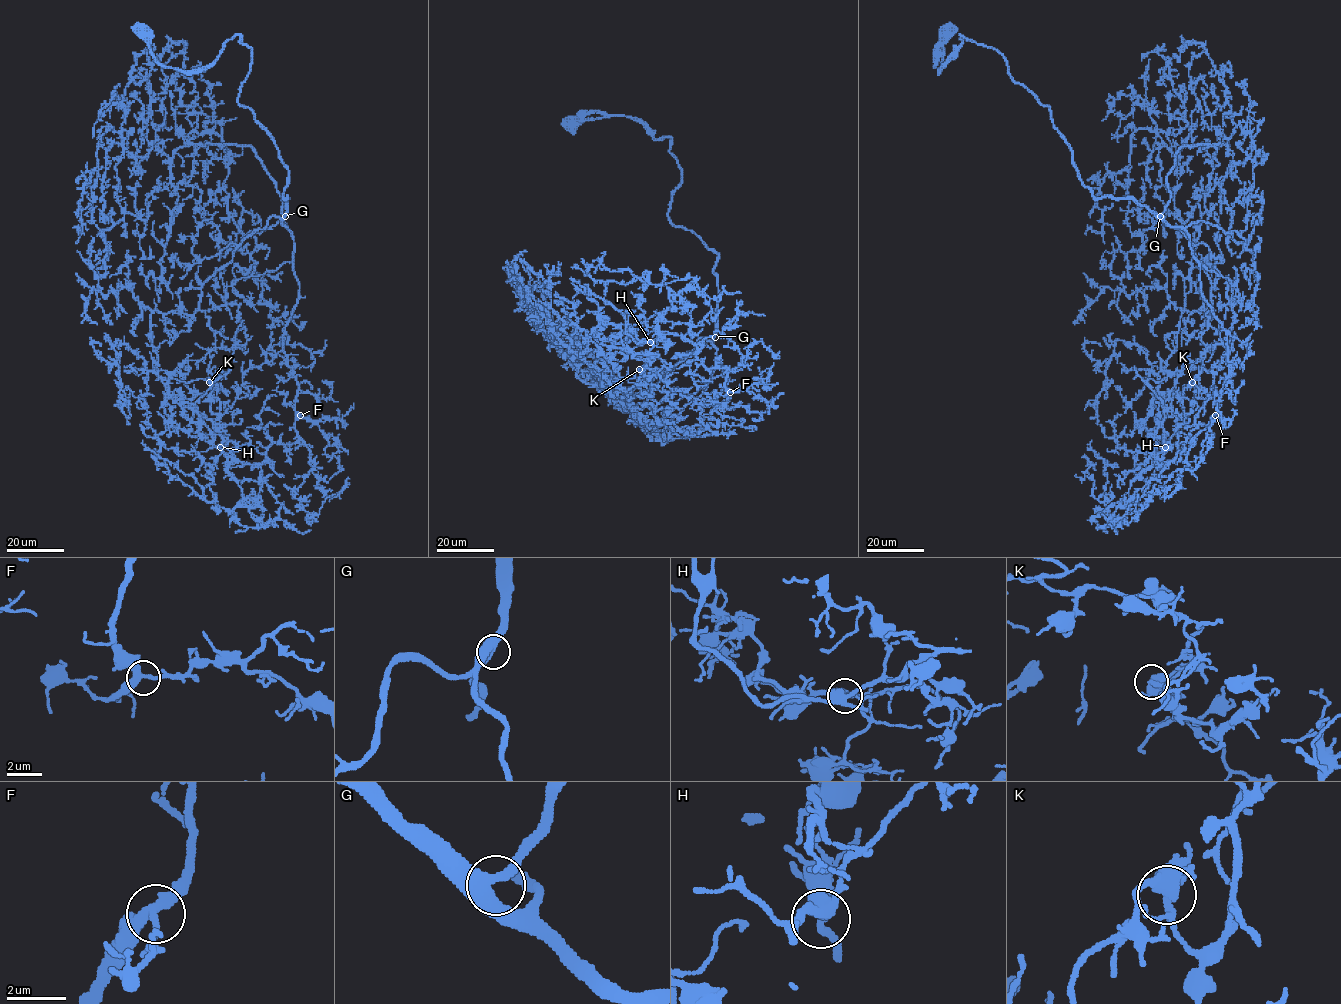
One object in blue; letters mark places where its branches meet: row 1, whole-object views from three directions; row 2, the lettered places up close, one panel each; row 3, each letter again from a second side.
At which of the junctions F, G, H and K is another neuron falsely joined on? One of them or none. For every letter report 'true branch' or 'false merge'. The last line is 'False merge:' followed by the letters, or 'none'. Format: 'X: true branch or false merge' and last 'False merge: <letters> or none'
F: true branch
G: true branch
H: true branch
K: false merge
False merge: K

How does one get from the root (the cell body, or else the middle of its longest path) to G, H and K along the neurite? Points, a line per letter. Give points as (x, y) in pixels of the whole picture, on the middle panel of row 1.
G: (571, 121), (623, 115), (655, 139), (670, 138), (681, 183), (668, 218), (718, 255), (715, 337)
H: (571, 121), (669, 136), (668, 218), (718, 255), (714, 403), (668, 387), (650, 342)
K: (571, 121), (623, 115), (669, 136), (681, 183), (668, 218), (718, 255), (716, 334), (629, 389), (639, 369)

